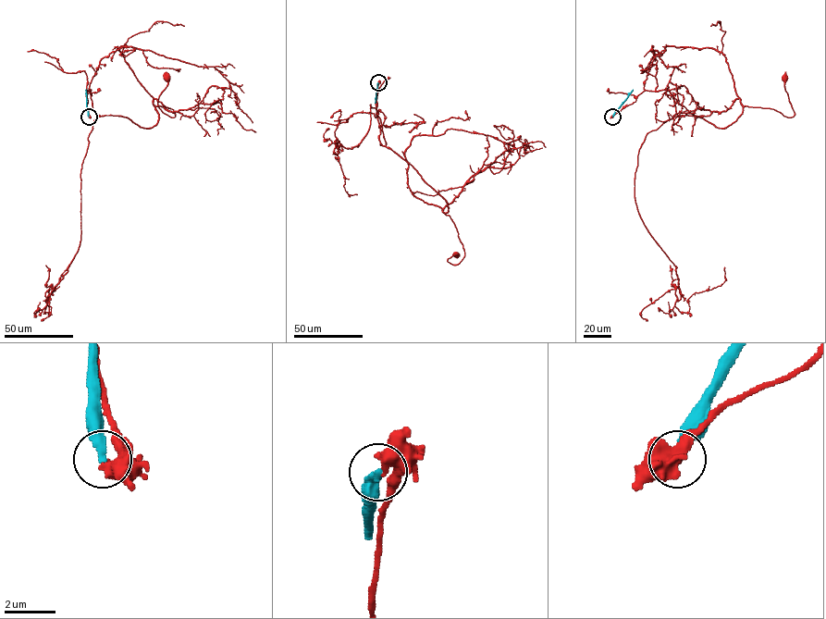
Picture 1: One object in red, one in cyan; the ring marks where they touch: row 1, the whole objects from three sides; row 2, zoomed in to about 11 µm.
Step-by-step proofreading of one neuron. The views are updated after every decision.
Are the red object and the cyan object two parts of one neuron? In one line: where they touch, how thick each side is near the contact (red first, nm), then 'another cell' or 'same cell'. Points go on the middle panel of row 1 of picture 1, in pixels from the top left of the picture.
place (378, 82); calibres 400 and 320 nm; another cell

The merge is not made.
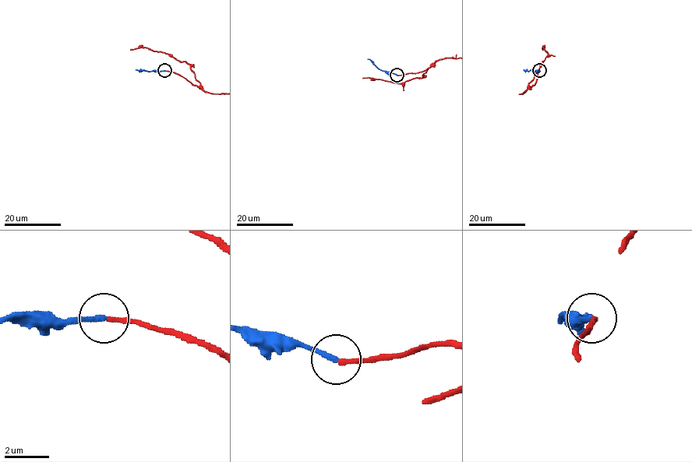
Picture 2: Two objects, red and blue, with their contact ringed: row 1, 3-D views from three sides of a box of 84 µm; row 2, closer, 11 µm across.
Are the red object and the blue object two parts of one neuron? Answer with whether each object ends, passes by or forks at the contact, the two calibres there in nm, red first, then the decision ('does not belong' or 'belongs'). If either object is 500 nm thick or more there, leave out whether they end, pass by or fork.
red ends; blue ends; calibres 240 and 240 nm; belongs

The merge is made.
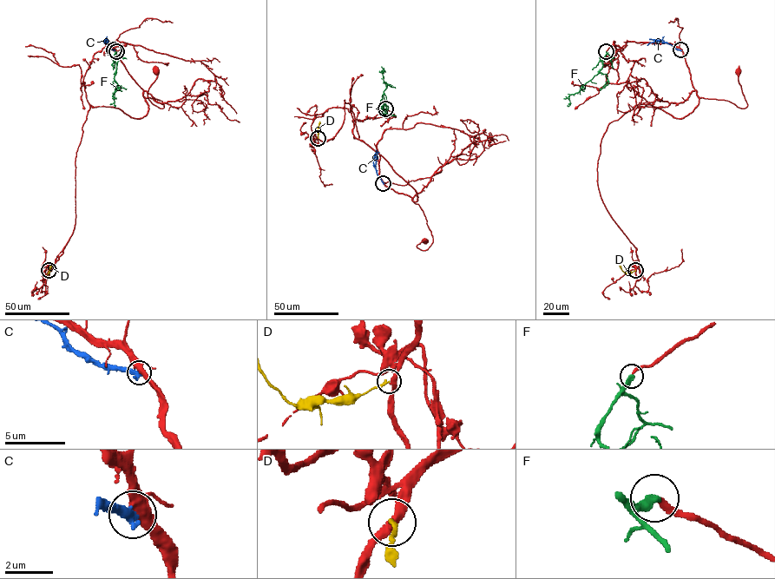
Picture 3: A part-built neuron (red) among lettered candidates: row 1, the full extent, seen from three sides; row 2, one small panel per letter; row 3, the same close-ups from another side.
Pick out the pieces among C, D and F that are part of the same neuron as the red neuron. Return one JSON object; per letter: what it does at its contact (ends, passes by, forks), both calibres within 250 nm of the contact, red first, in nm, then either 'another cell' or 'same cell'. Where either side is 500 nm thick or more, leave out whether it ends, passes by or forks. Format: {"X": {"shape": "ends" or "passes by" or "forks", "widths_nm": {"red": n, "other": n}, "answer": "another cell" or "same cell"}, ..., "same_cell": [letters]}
{"C": {"shape": "ends", "widths_nm": {"red": 360, "other": 380}, "answer": "another cell"}, "D": {"shape": "ends", "widths_nm": {"red": 360, "other": 170}, "answer": "another cell"}, "F": {"shape": "ends", "widths_nm": {"red": 240, "other": 300}, "answer": "another cell"}, "same_cell": []}

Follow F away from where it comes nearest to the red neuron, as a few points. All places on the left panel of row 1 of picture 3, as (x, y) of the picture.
F: (116, 51), (113, 57), (117, 64), (114, 80), (118, 88), (113, 95), (115, 105)

